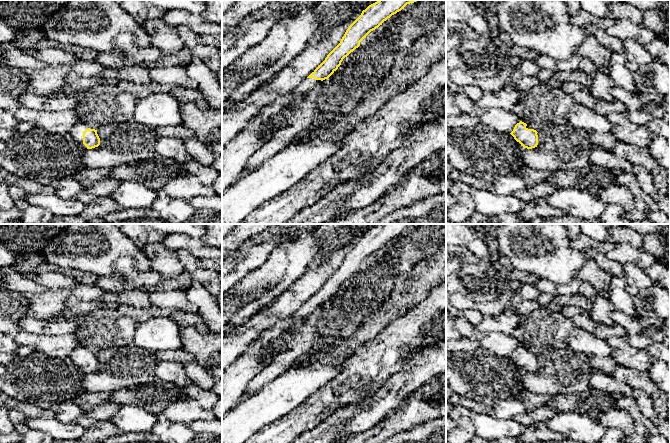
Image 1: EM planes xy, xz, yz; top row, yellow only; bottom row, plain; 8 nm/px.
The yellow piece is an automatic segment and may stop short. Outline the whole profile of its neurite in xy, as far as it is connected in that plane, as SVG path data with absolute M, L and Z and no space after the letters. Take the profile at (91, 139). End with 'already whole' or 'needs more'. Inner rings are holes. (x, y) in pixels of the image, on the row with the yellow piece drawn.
M78 123L68 135L80 146L82 150L92 149L100 145L100 138L97 130Z; needs more

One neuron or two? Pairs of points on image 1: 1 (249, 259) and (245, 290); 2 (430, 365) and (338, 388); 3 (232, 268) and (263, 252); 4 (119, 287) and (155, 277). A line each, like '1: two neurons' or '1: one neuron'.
1: two neurons
2: two neurons
3: one neuron
4: one neuron

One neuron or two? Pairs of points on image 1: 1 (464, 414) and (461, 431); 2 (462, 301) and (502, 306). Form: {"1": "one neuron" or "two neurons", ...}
{"1": "one neuron", "2": "one neuron"}

